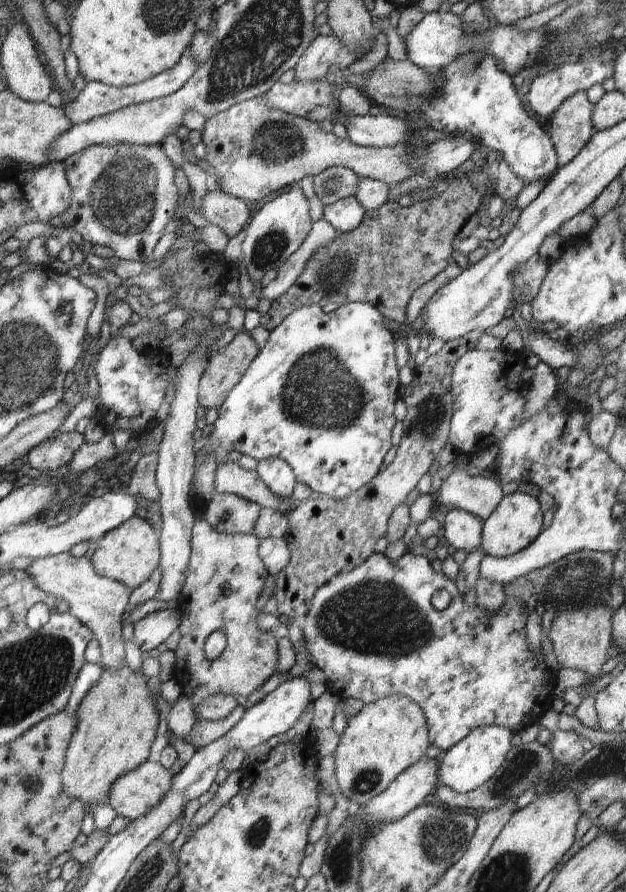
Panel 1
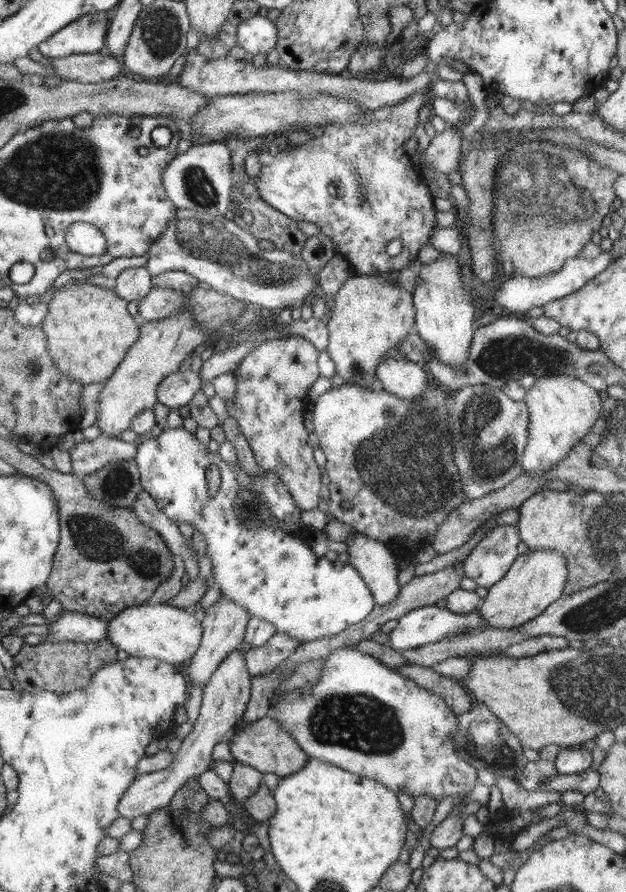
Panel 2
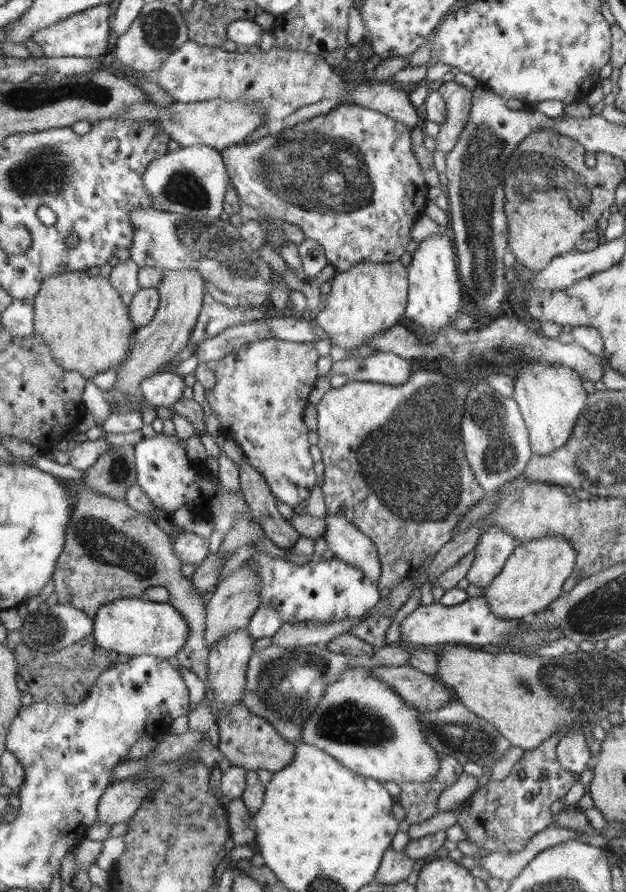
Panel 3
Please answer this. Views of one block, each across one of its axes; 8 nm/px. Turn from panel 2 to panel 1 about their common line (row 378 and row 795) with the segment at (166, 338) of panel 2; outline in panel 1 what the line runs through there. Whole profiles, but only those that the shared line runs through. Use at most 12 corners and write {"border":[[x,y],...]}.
{"border":[[144,762],[112,784],[107,801],[134,821],[168,793],[174,776]]}

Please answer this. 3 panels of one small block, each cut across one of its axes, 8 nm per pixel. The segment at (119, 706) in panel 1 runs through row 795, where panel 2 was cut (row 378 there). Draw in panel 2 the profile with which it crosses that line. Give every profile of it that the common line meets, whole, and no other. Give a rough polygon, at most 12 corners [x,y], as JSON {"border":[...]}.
{"border":[[111,286],[56,289],[41,328],[64,377],[109,380],[140,324]]}

